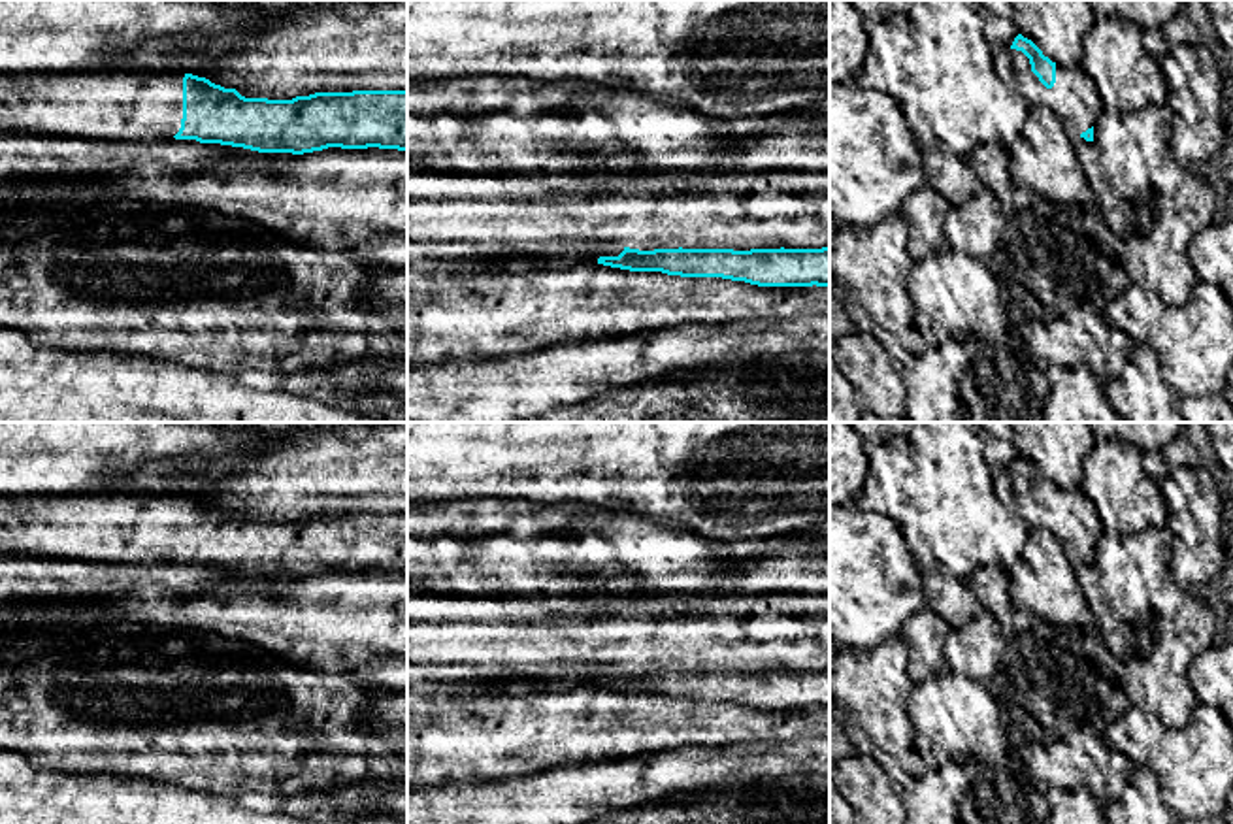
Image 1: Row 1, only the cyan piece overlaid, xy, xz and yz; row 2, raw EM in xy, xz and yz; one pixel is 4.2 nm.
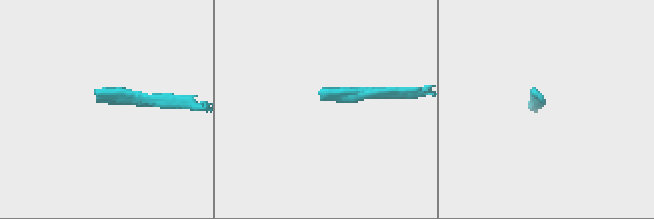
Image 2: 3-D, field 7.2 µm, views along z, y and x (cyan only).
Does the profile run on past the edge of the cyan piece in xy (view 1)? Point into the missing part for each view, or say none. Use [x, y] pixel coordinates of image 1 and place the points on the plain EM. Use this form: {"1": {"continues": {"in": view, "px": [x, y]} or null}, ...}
{"1": {"continues": {"in": "xy", "px": [97, 527]}}}

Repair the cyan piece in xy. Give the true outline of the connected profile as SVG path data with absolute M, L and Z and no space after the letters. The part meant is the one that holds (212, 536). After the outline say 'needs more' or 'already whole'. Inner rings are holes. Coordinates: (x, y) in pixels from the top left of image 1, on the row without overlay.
M0 496L0 554L58 560L175 560L258 575L304 577L328 569L407 573L407 513L315 515L292 522L245 520L192 496Z; needs more

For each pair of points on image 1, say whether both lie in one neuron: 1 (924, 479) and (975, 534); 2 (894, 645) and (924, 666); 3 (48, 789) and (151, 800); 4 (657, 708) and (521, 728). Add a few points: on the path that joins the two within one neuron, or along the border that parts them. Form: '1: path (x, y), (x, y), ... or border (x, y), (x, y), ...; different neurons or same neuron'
1: path (937, 493), (962, 521); same neuron
2: border (900, 634), (907, 655), (907, 675), (915, 683); different neurons
3: path (74, 800), (125, 800); same neuron
4: path (623, 725), (555, 728); same neuron

